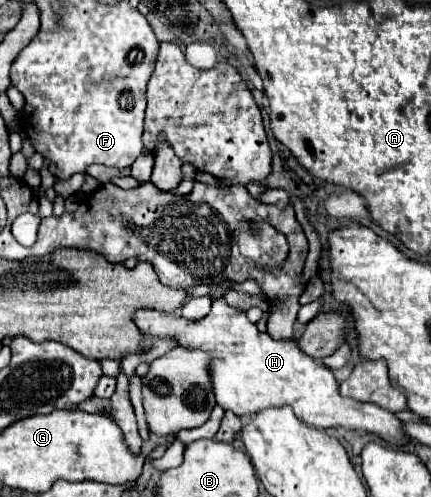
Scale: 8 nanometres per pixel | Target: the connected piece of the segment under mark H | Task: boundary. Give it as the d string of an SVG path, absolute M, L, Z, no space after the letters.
M215 299L211 313L197 323L191 323L179 315L167 315L153 309L137 311L133 315L133 321L149 335L175 337L183 347L201 347L205 351L211 351L213 391L217 403L225 411L233 411L241 417L245 413L257 413L267 407L291 405L297 417L307 425L323 429L345 427L353 431L369 431L395 445L407 445L411 441L405 431L405 423L397 419L397 415L373 403L361 403L349 397L341 397L339 381L329 367L325 367L319 359L303 353L295 339L277 341L269 333L257 331L256 324L249 321L243 311L229 307L224 299Z

